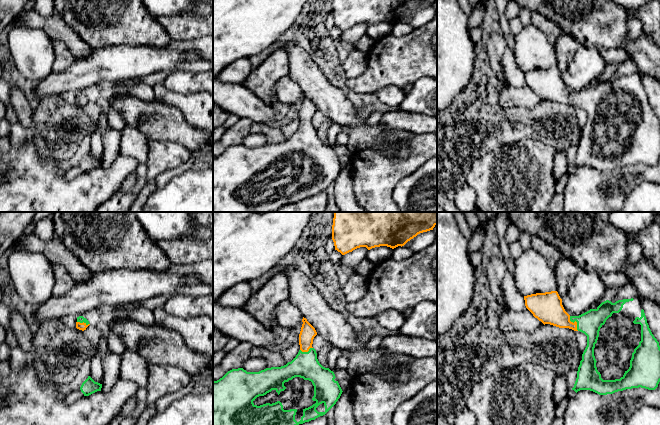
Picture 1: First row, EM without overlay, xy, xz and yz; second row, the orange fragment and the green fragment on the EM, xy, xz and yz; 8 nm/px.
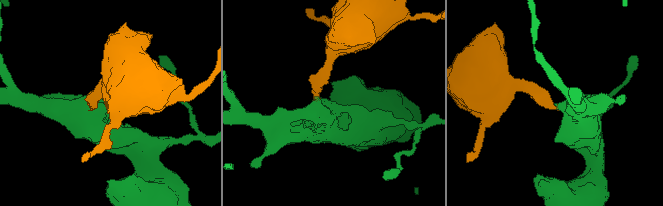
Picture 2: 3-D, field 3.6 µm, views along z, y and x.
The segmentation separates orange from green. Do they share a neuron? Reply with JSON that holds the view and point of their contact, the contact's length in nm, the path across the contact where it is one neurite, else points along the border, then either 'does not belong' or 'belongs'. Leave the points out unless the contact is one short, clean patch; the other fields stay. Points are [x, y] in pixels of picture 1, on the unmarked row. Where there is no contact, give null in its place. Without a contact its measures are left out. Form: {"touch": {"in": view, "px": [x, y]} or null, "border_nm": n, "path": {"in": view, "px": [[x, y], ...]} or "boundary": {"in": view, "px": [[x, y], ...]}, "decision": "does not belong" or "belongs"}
{"touch": {"in": "yz", "px": [575, 97]}, "border_nm": 140, "path": {"in": "yz", "px": [[547, 84], [563, 96], [575, 97], [590, 98]]}, "decision": "belongs"}

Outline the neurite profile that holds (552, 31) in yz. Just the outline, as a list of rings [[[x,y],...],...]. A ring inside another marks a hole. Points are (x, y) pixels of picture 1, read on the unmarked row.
[[[535,11],[531,14],[531,24],[540,29],[553,45],[557,43],[557,39],[562,33],[560,27],[556,23]]]

